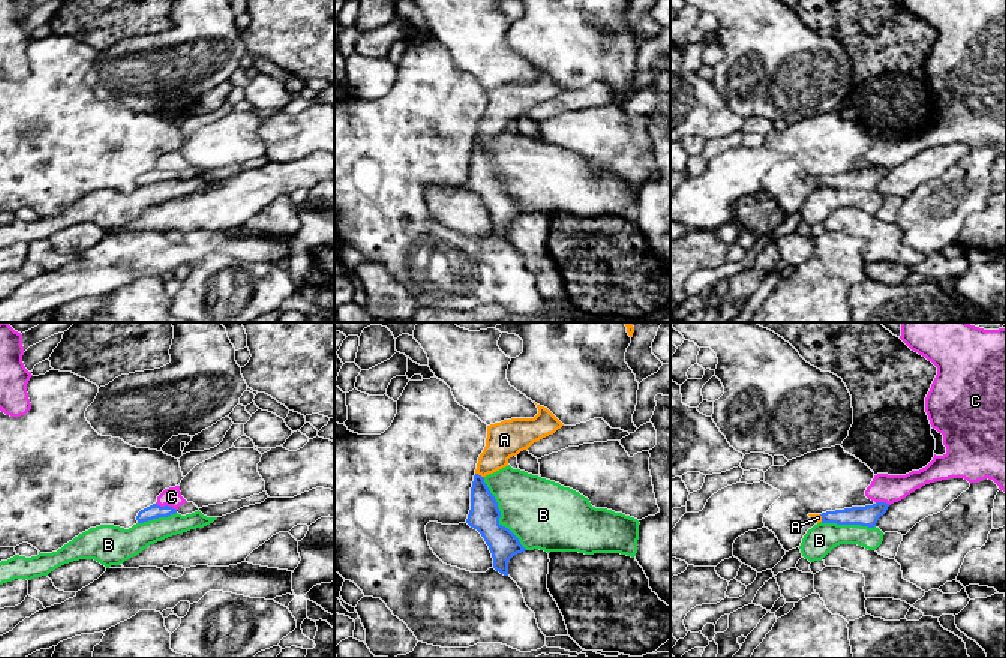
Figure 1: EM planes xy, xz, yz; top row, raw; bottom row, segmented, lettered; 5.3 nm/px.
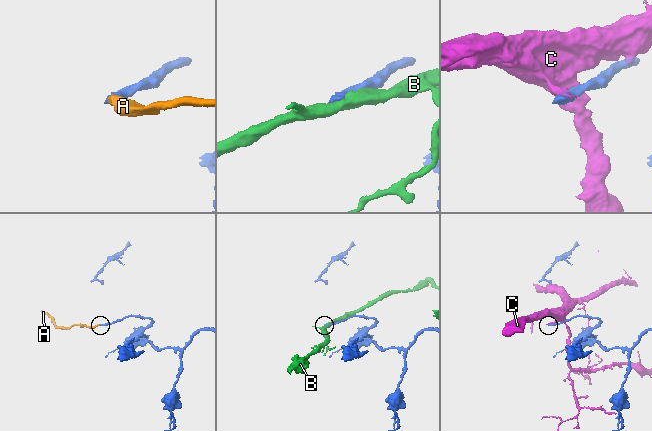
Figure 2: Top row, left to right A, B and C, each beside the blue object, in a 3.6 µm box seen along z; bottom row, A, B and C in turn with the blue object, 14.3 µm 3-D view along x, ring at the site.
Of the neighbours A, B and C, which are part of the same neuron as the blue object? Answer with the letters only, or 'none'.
A

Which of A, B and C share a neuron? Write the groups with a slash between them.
A / B / C

